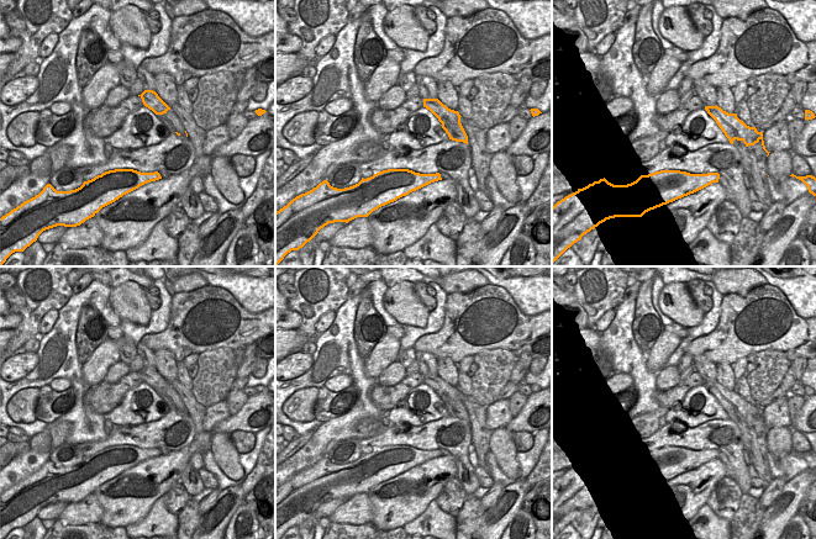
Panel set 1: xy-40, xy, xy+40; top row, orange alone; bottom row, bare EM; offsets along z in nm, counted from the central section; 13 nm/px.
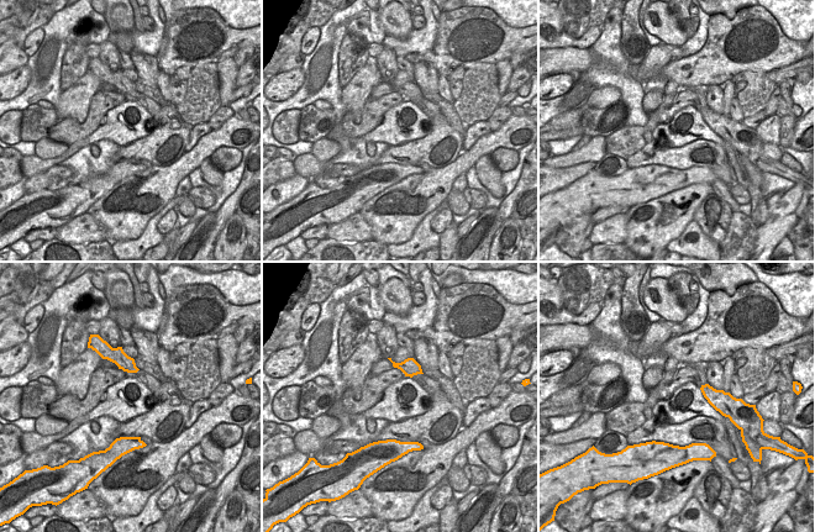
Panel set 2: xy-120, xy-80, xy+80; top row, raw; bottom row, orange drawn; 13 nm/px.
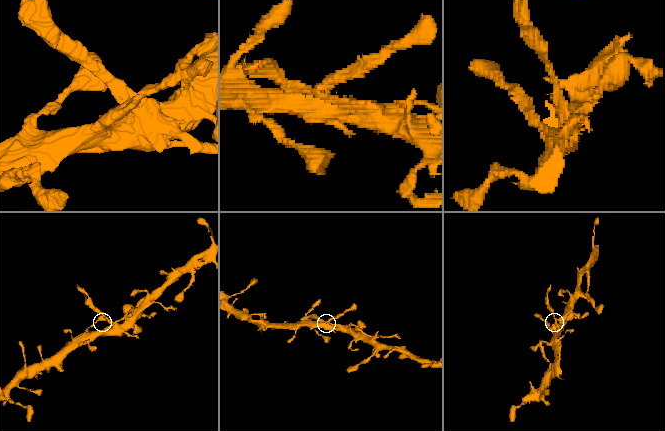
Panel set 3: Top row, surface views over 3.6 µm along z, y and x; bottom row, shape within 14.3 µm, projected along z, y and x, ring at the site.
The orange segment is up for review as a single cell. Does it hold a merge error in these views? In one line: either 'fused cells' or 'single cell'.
fused cells

